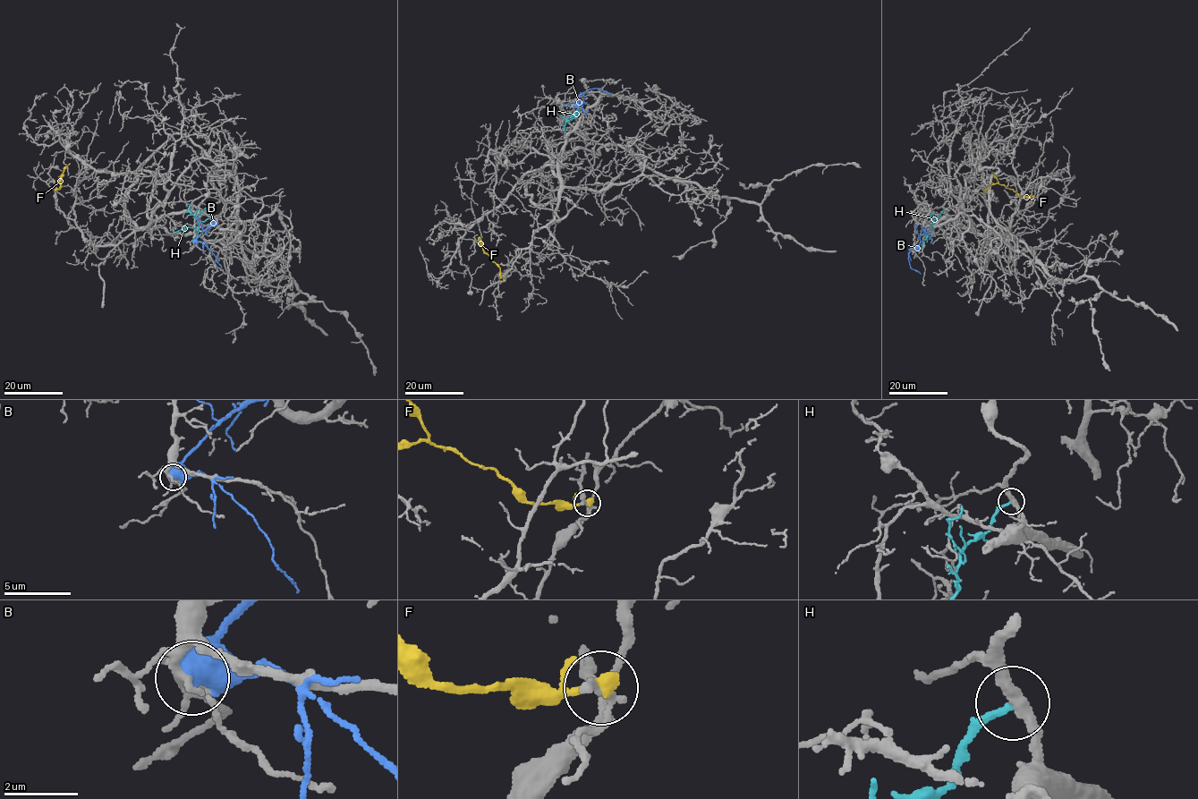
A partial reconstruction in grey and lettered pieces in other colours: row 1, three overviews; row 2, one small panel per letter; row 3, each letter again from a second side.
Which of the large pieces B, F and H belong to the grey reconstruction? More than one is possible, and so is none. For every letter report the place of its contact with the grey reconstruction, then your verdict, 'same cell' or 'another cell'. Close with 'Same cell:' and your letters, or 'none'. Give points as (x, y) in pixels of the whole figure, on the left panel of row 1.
B: meets grey at (194, 242); another cell
F: meets grey at (57, 189); another cell
H: meets grey at (191, 204); another cell
Same cell: none

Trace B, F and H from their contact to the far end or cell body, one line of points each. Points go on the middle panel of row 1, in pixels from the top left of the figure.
B: (576, 106), (579, 97), (590, 89), (598, 88), (610, 94)
F: (504, 279), (498, 265), (482, 250), (479, 240)
H: (564, 132), (565, 123), (575, 114), (567, 118), (563, 131)

